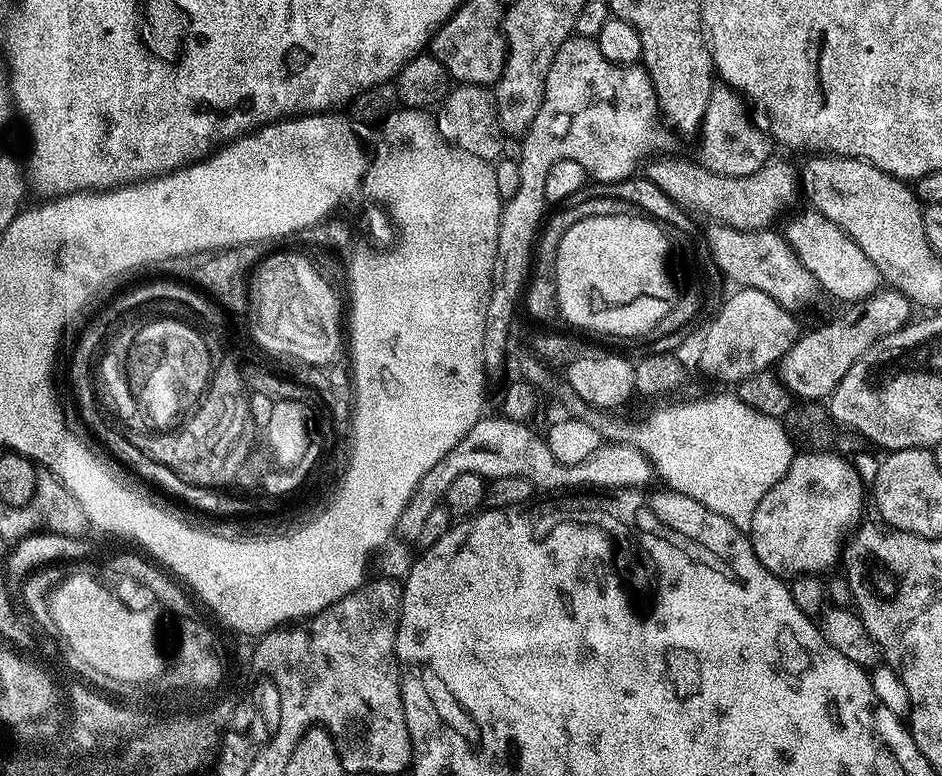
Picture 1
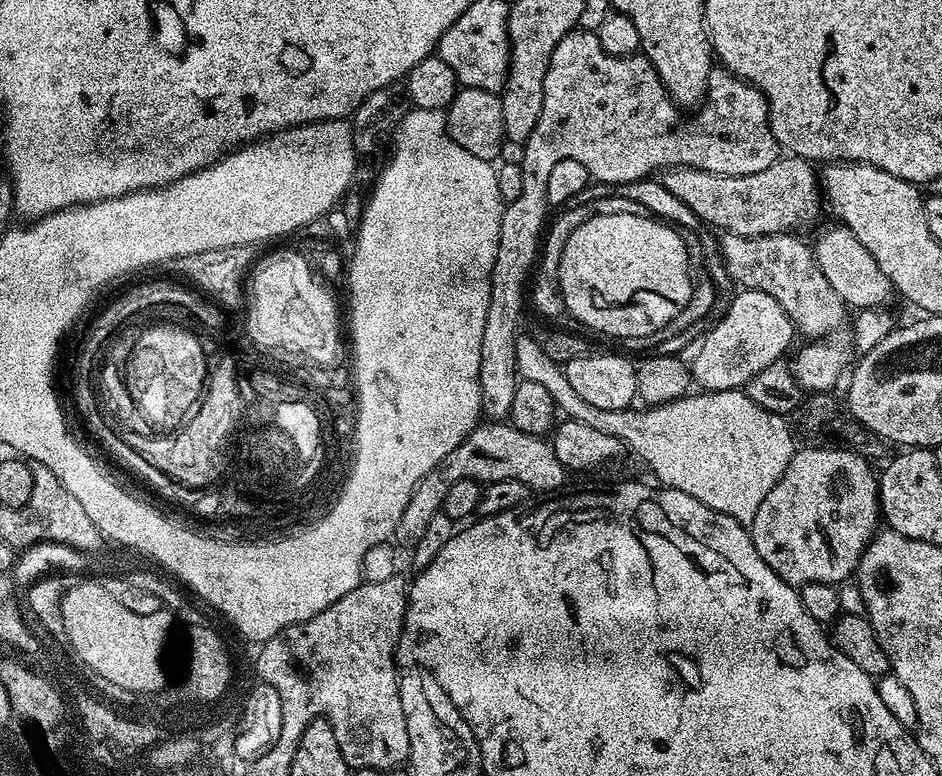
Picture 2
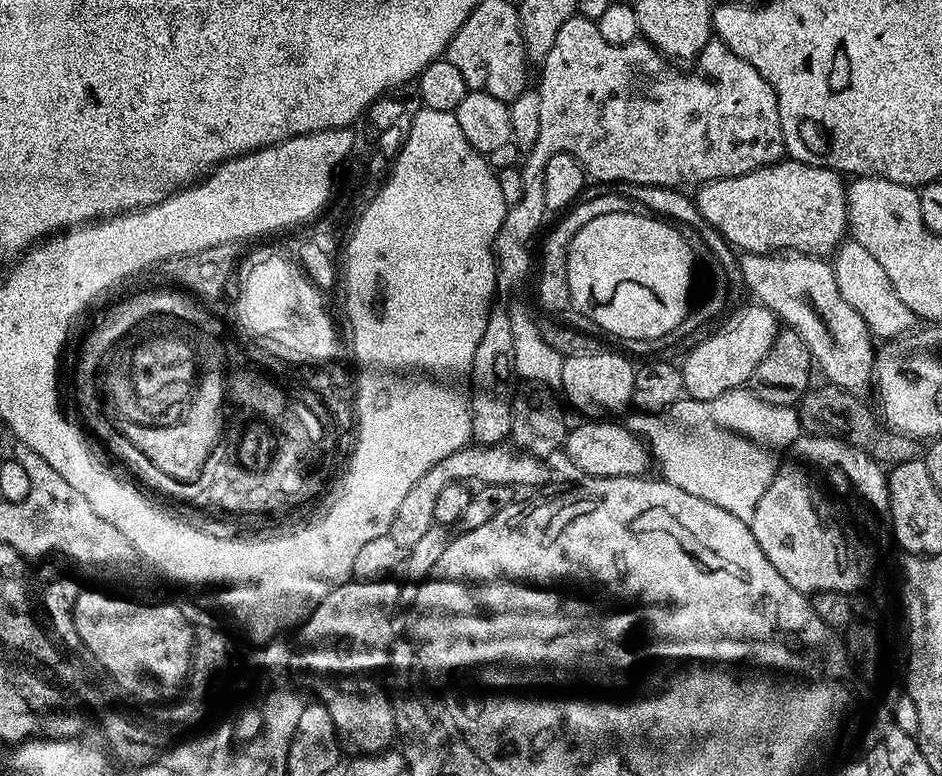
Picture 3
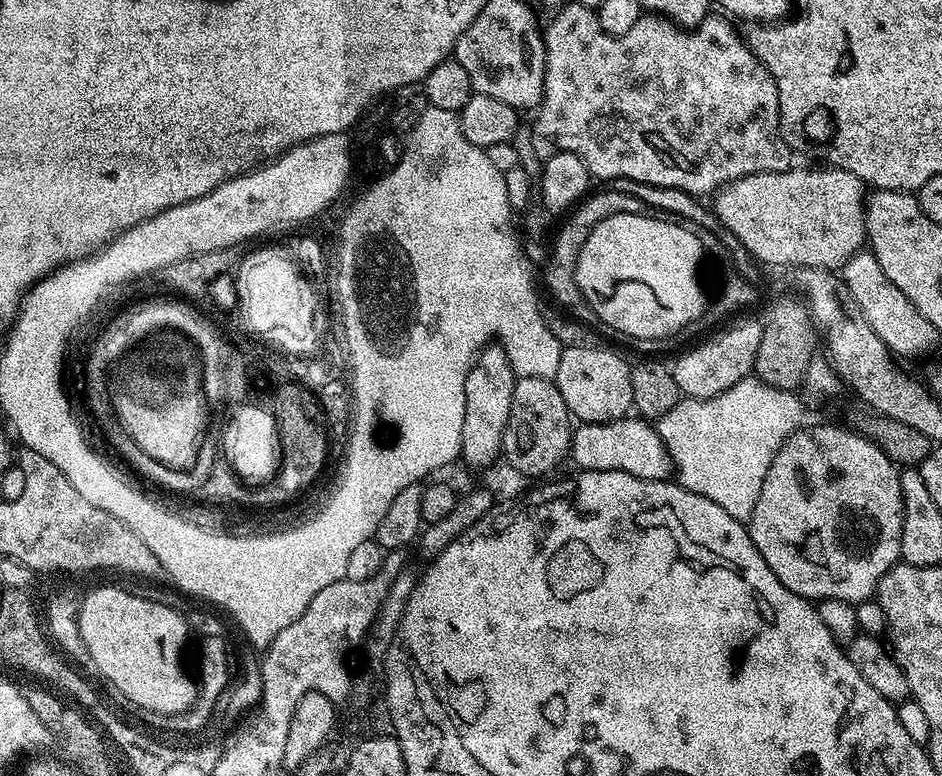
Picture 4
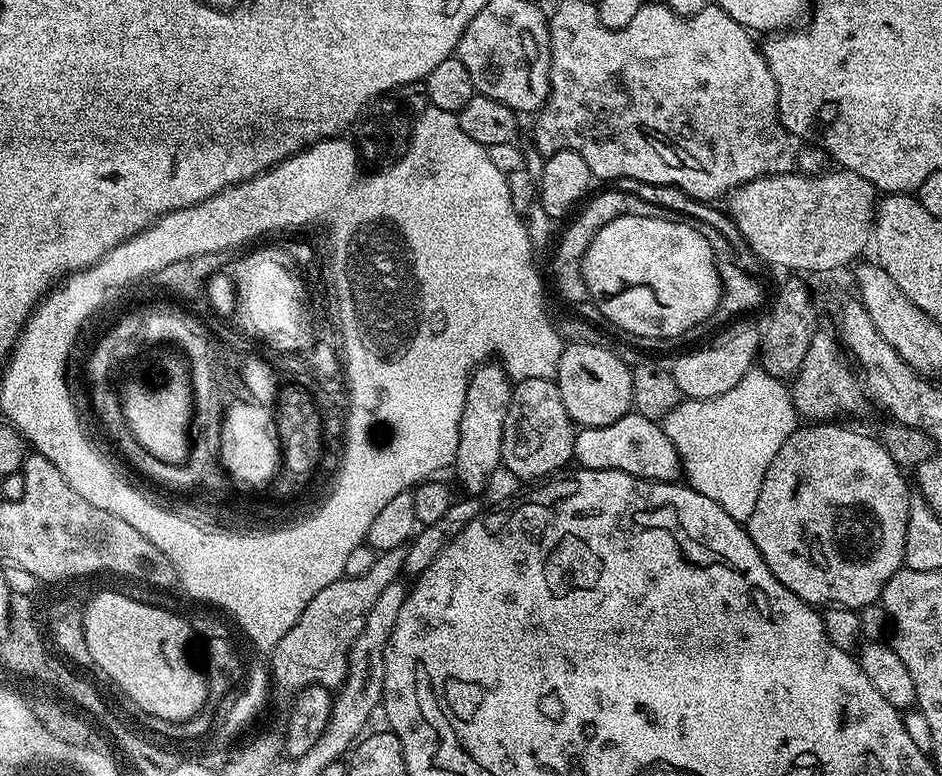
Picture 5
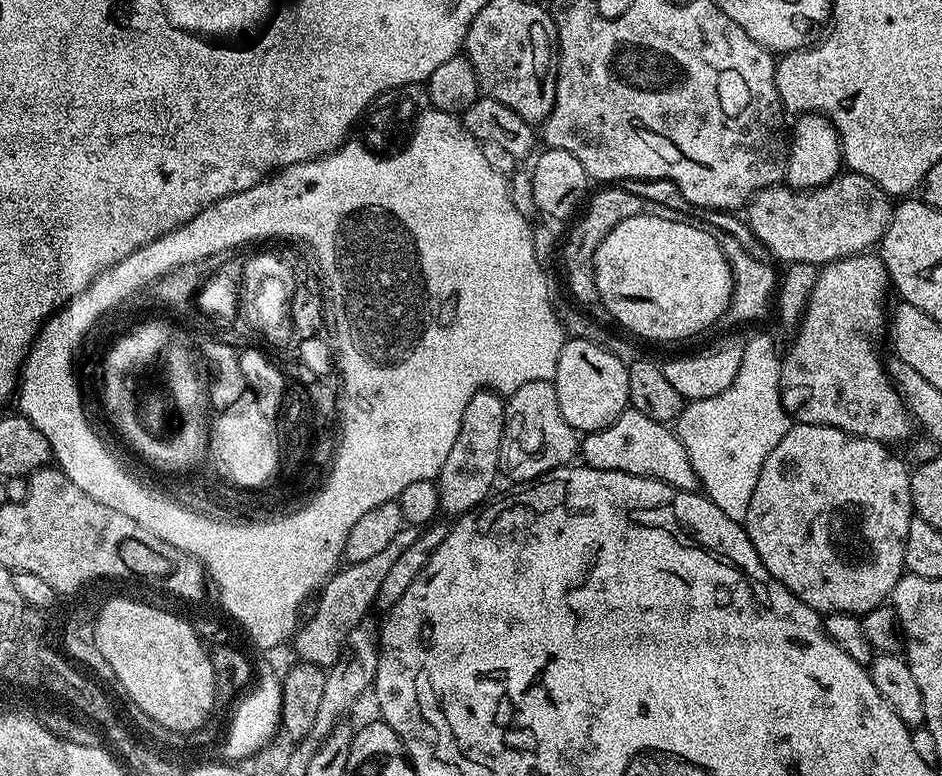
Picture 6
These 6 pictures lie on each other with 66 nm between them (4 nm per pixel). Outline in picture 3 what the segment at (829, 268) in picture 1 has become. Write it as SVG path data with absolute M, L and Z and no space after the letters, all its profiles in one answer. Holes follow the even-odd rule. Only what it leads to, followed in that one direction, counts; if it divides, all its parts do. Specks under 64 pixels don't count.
M851 238L845 239L836 249L831 265L838 290L842 290L842 298L846 298L846 302L850 302L850 306L862 314L873 337L887 342L905 335L917 323L918 317L912 313L910 306L906 306L906 302L902 302L902 298L898 298L890 278L886 278L886 270L882 270L882 265L874 259L870 250L866 250L866 246Z

